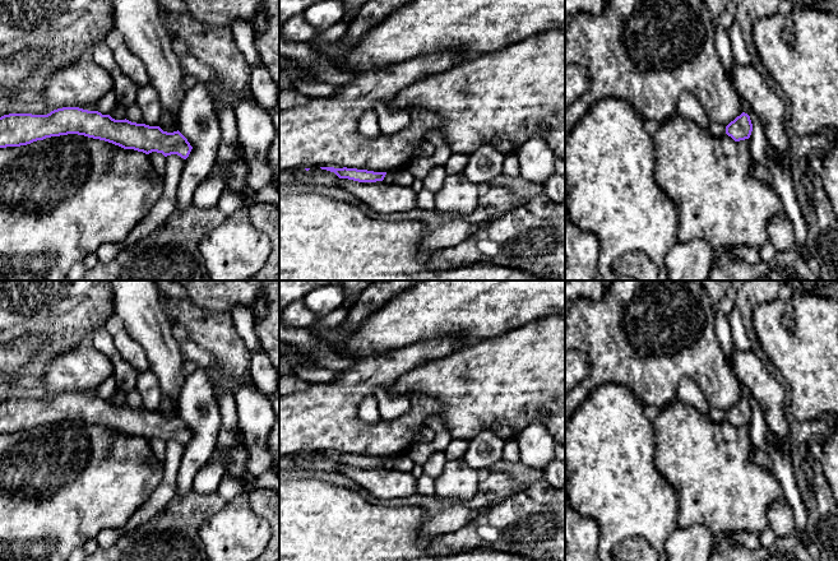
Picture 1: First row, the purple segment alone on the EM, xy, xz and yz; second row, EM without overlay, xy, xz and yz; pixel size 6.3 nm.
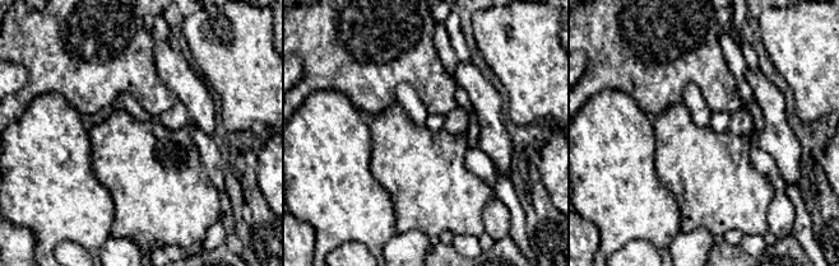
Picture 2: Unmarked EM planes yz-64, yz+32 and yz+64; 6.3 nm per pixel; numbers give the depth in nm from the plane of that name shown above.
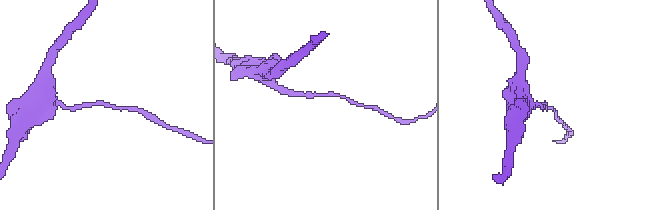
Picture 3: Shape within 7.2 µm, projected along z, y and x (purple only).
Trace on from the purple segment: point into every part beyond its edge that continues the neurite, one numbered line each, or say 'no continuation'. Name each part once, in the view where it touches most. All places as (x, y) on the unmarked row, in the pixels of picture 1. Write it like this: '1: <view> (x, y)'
no continuation

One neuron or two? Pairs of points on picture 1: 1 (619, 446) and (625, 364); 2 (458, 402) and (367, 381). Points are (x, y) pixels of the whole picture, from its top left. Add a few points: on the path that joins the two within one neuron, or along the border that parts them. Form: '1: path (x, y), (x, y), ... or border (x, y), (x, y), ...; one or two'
1: border (595, 388), (602, 384), (621, 384), (644, 404); two
2: border (407, 394), (430, 394), (441, 403), (443, 412); two

